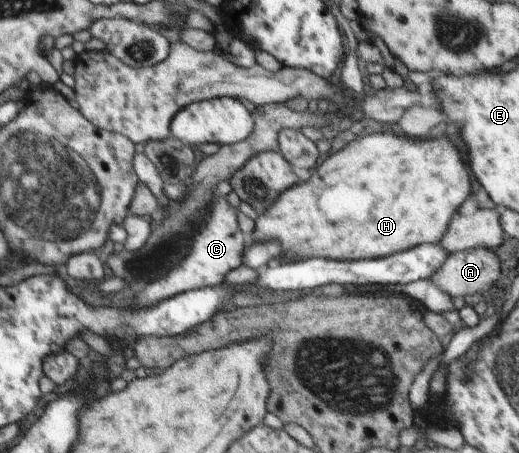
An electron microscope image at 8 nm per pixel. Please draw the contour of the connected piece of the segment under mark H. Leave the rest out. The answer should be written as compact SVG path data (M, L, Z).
M390 133L350 137L342 151L311 171L308 181L293 185L268 211L258 213L253 241L282 242L286 253L281 261L274 261L276 264L312 257L380 259L420 244L438 243L447 232L448 219L466 199L468 173L450 141L412 143L412 139Z

